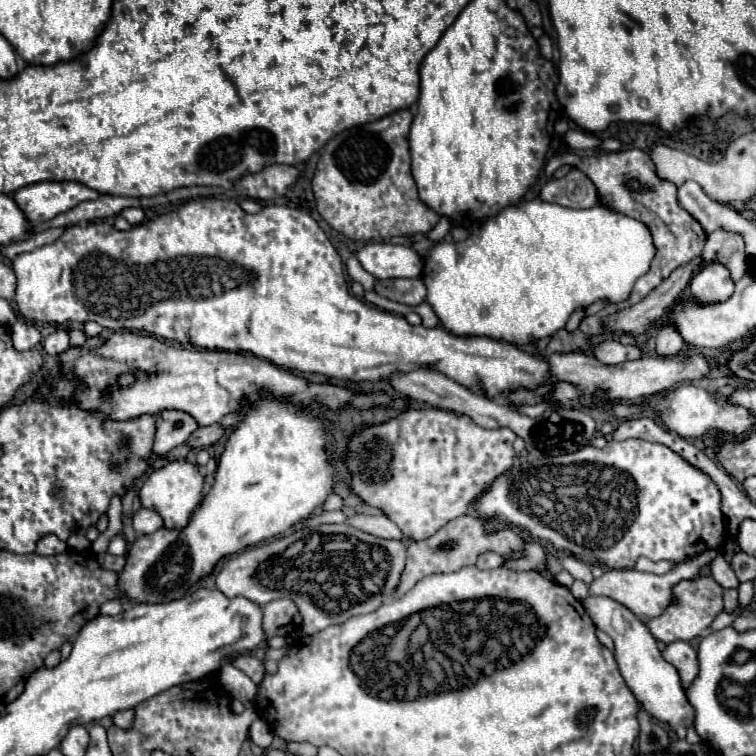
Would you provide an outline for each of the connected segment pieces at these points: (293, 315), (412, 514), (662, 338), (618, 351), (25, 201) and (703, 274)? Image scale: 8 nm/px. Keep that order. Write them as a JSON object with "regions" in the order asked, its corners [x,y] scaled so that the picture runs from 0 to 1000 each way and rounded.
{"regions":[[[[261,262],[261,265],[250,265],[242,272],[237,272],[229,280],[221,280],[205,291],[194,291],[184,299],[176,299],[168,307],[152,304],[147,296],[142,294],[120,294],[118,299],[91,299],[86,302],[83,312],[75,315],[70,323],[46,328],[44,333],[33,333],[25,336],[17,344],[17,360],[22,365],[22,384],[20,384],[20,399],[25,405],[25,413],[44,423],[44,426],[54,426],[54,429],[83,429],[83,426],[128,426],[136,434],[144,437],[189,437],[197,439],[208,447],[218,447],[218,450],[229,450],[237,455],[253,455],[269,463],[300,463],[300,466],[332,466],[343,474],[351,474],[366,484],[377,484],[382,489],[396,489],[396,492],[417,492],[417,495],[430,495],[430,497],[440,497],[440,500],[459,500],[459,503],[509,503],[517,492],[530,489],[530,492],[541,492],[549,487],[578,487],[581,492],[591,495],[594,500],[599,500],[602,505],[618,511],[620,516],[626,516],[628,521],[636,521],[631,505],[639,505],[639,511],[644,511],[644,526],[660,526],[663,521],[668,521],[676,513],[684,511],[694,511],[694,513],[708,513],[716,505],[724,503],[726,489],[724,489],[724,479],[718,474],[708,474],[687,460],[681,460],[673,452],[660,452],[644,444],[602,444],[597,439],[591,439],[589,434],[578,431],[578,434],[562,434],[562,431],[544,431],[533,418],[522,418],[517,413],[504,410],[495,406],[470,392],[464,392],[462,386],[462,376],[459,368],[454,362],[454,347],[451,339],[446,336],[446,331],[440,328],[440,323],[435,320],[433,310],[422,302],[422,296],[401,278],[393,275],[382,275],[382,272],[366,272],[366,270],[356,270],[351,272],[343,283],[327,283],[321,280],[321,275],[311,267],[311,265],[292,265],[292,262]]],[[[562,537],[554,542],[536,542],[528,550],[504,558],[485,561],[462,579],[456,614],[464,630],[462,648],[493,672],[507,675],[530,704],[533,714],[562,714],[575,706],[594,688],[628,675],[631,661],[649,646],[655,632],[673,624],[681,608],[681,574],[673,566],[636,566],[620,550],[594,542]]],[[[874,431],[869,437],[869,471],[896,471],[903,463],[903,458],[906,452],[890,431]]],[[[798,450],[784,460],[784,471],[798,481],[819,481],[843,476],[848,471],[848,463],[843,458],[824,458],[819,450]]],[[[49,241],[30,246],[17,257],[17,265],[38,291],[38,296],[54,296],[73,288],[81,280],[94,278],[112,265],[126,265],[131,257],[102,241]]],[[[940,347],[930,352],[911,373],[914,389],[919,397],[938,402],[938,399],[954,399],[962,397],[970,389],[970,370],[954,347]]]]}

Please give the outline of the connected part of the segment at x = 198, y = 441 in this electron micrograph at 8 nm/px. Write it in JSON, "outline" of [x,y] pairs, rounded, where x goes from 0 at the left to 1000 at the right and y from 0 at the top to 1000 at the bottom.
{"outline":[[[290,558],[279,561],[279,563],[266,563],[263,569],[258,569],[258,574],[253,574],[253,579],[247,582],[258,595],[263,593],[274,593],[274,590],[282,590],[284,585],[290,585],[295,579],[298,569]]]}

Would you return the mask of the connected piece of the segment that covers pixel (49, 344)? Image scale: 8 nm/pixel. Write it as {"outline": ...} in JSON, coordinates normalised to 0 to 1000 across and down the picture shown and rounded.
{"outline":[[[75,437],[75,439],[70,439],[70,442],[62,444],[62,450],[60,450],[57,458],[60,458],[60,463],[67,471],[81,468],[81,466],[86,466],[91,460],[91,442],[86,437]]]}

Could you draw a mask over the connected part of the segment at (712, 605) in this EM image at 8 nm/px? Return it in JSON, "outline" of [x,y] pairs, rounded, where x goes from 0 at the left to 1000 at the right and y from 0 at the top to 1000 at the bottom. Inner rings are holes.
{"outline":[[[922,762],[917,767],[901,767],[890,775],[890,794],[880,804],[877,812],[853,820],[858,836],[866,841],[866,847],[874,847],[880,852],[893,847],[917,847],[930,833],[938,831],[940,820],[956,807],[956,778],[946,770],[946,765],[938,762]]]}

